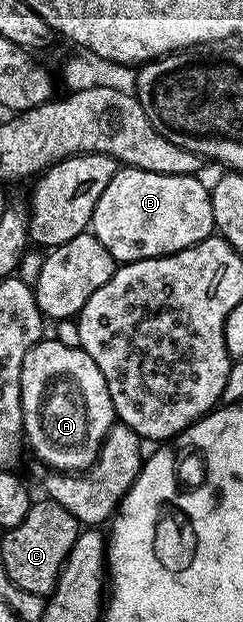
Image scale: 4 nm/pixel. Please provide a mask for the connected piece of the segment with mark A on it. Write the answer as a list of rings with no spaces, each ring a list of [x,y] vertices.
[[[42,340],[22,360],[20,387],[24,437],[30,450],[56,472],[83,472],[91,468],[100,454],[100,445],[117,421],[98,364],[80,347]]]

